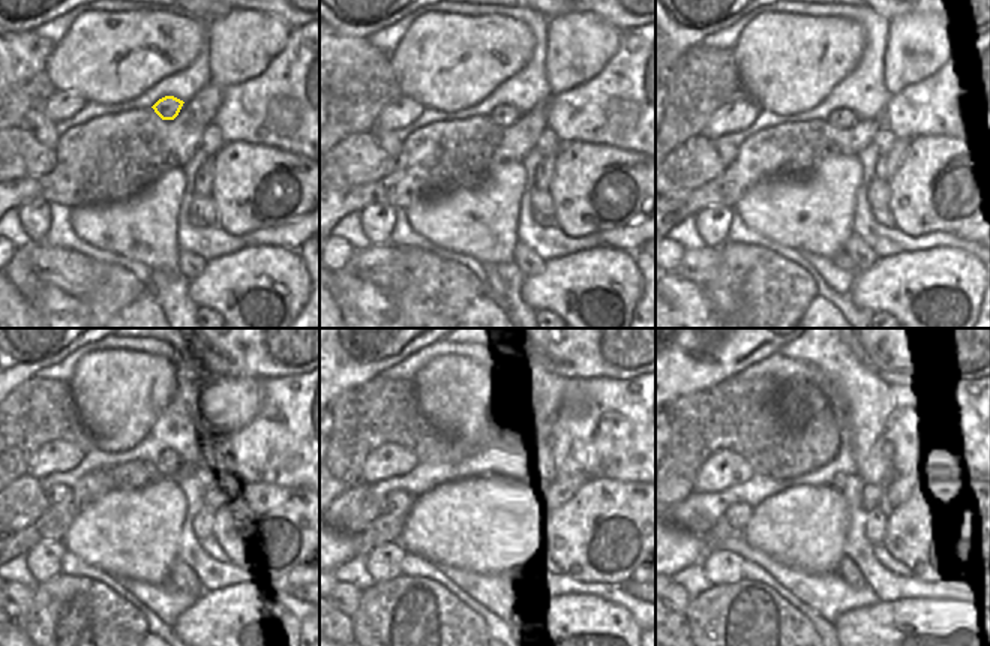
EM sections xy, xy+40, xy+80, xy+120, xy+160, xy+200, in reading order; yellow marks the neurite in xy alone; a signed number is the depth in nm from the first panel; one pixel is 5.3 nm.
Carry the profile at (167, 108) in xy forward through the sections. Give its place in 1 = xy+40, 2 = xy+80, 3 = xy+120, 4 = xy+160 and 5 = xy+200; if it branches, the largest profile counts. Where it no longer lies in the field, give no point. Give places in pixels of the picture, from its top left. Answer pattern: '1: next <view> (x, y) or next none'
1: next xy+40 (503, 114)
2: next xy+80 (842, 119)
3: next xy+120 (170, 462)
4: next xy+160 (504, 472)
5: next xy+200 (839, 481)

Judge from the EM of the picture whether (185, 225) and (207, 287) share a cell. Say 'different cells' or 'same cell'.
different cells

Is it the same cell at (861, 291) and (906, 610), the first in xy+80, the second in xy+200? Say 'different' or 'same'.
same

